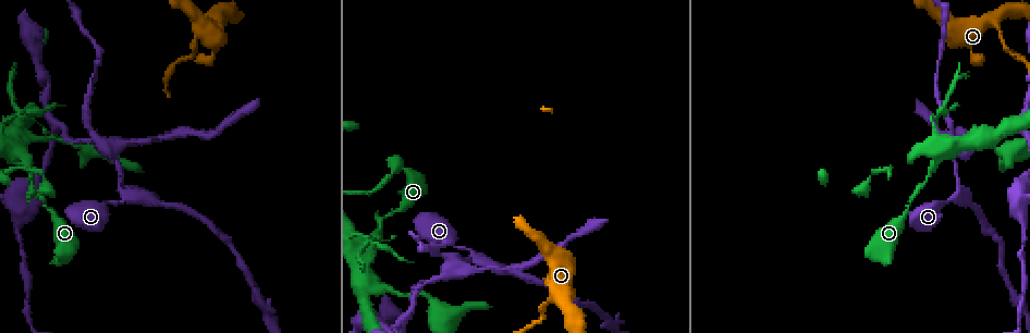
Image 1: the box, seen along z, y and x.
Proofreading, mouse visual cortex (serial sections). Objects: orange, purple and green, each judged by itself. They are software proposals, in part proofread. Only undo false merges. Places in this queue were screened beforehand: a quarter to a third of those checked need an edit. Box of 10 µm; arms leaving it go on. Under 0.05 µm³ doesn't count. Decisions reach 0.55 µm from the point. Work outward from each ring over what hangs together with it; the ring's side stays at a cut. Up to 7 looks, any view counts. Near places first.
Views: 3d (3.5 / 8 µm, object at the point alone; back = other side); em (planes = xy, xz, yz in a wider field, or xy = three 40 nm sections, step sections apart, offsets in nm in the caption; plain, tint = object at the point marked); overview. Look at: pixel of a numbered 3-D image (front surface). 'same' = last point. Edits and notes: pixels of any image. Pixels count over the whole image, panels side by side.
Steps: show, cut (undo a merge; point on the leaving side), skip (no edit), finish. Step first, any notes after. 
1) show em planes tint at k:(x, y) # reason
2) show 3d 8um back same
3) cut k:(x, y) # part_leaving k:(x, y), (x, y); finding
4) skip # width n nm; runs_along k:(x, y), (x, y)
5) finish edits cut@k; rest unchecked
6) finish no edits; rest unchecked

show 3d 3.5um at 1:(543, 306) # abrupt turn

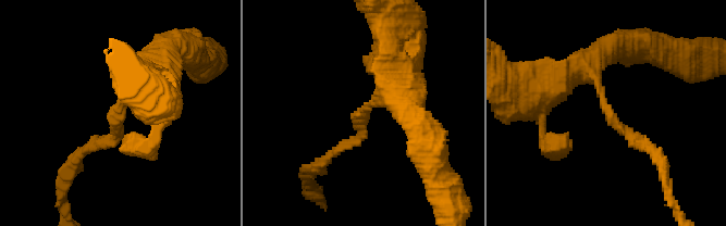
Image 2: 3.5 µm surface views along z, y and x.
show em xy step 1 tint at 2:(606, 102) # now the EM

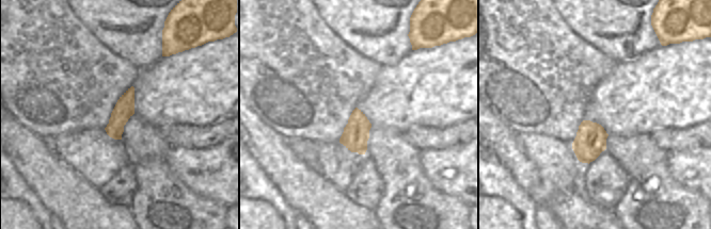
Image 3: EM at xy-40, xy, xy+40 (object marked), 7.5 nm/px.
skip # arm_widths 150, 400 nm; runs_along 2:(565, 77), (587, 67), (606, 111), (642, 148); continuous, no second cell

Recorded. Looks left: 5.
show 3d 3.5um at 1:(457, 267) # four-way junction

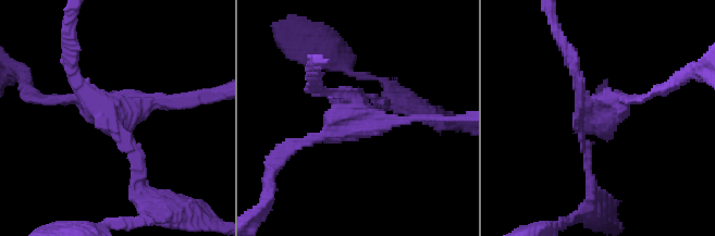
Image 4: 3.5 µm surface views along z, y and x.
show em xy step 5 plain at 4:(601, 115)

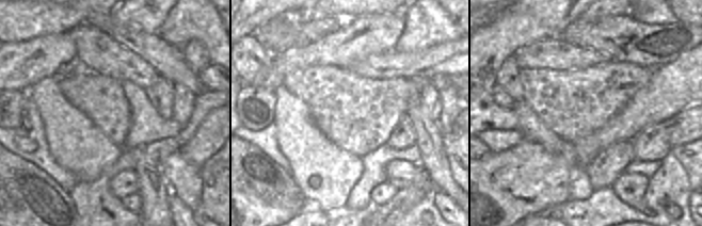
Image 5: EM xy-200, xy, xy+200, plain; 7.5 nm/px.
show em xy step 5 tint same # with the object marked

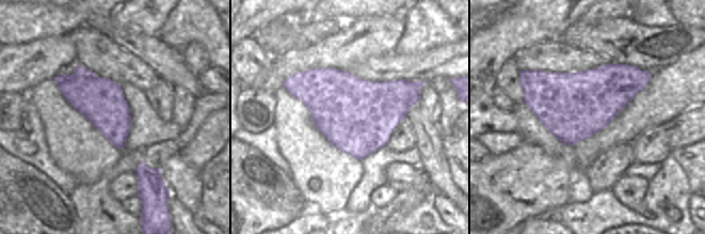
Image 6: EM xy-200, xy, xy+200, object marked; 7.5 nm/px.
cut 4:(65, 100) # arms 4; part_leaving 4:(361, 101), (342, 128), (284, 151); a second cell is stuck on

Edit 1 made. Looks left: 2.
show 3d 3.5um at 1:(392, 210) # narrows sharply

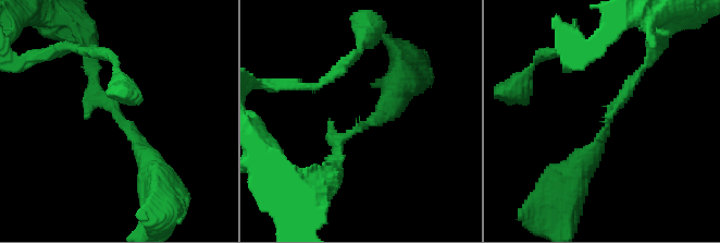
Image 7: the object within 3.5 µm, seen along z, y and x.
skip # arm_widths 150, 400 nm; runs_along 7:(572, 173), (640, 73); continuous, no second cell

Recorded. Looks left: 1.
finish edits cut@4; rest unchecked

